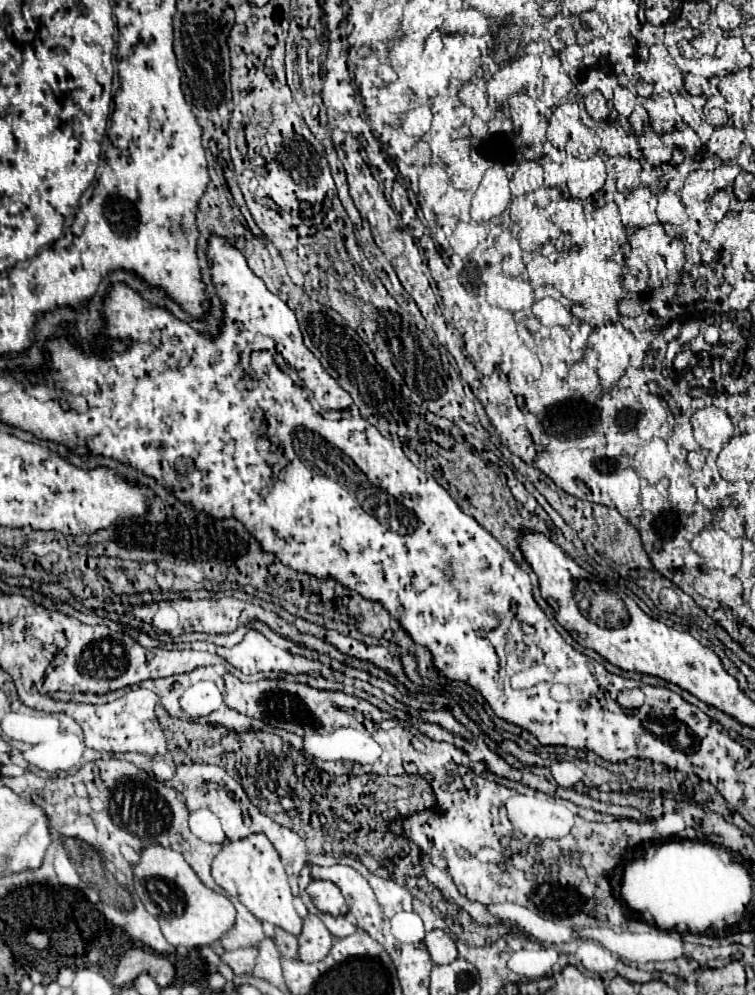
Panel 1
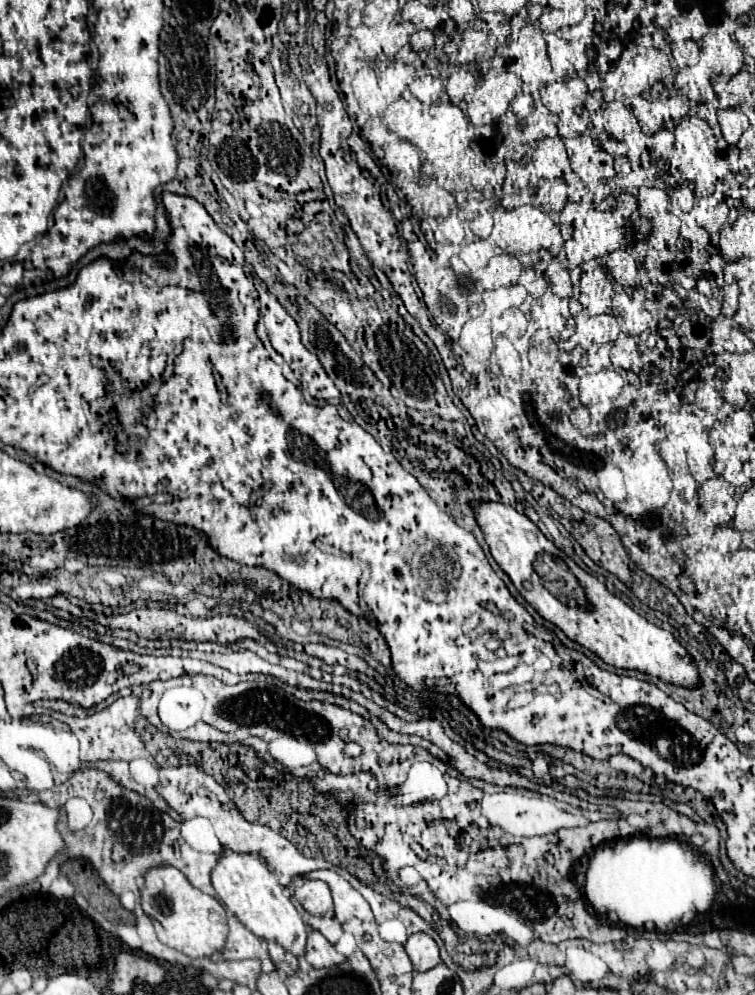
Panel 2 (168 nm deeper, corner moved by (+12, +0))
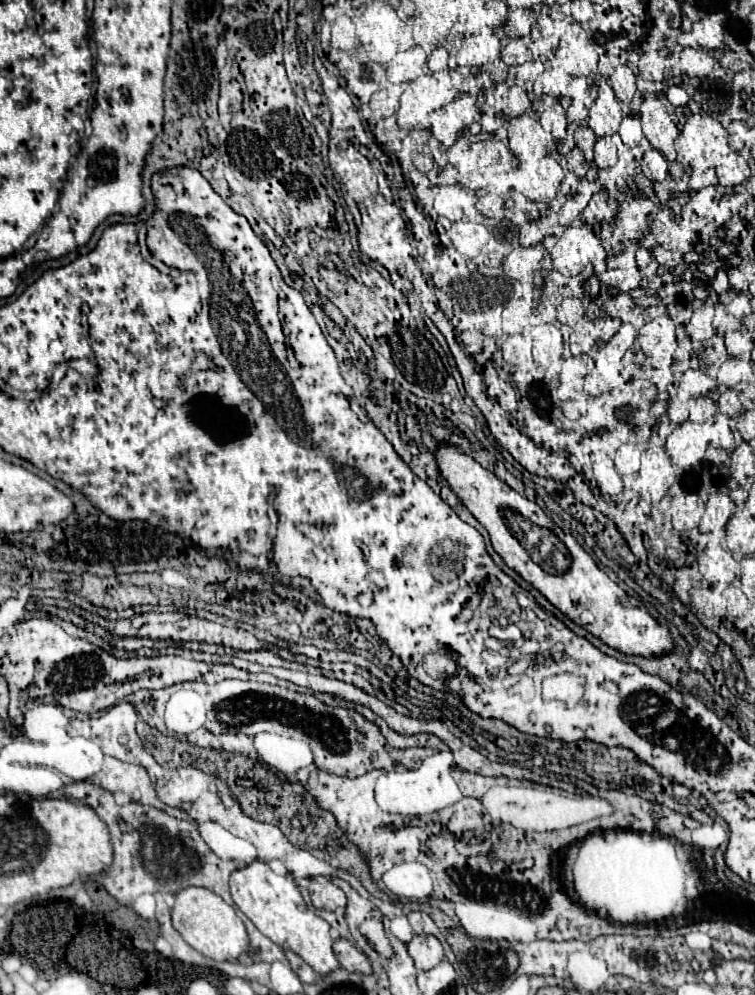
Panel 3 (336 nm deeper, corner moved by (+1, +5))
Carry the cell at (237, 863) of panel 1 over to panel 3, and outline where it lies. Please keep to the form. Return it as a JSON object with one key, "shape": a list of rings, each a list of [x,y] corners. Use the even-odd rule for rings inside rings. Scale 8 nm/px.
{"shape":[[[253,861],[237,871],[233,871],[229,879],[231,897],[235,905],[253,921],[253,925],[277,943],[283,949],[295,951],[301,959],[305,959],[321,977],[335,971],[339,967],[333,949],[331,949],[331,933],[329,923],[317,917],[313,911],[307,909],[301,891],[293,883],[291,875],[277,875],[271,867],[263,861]]]}

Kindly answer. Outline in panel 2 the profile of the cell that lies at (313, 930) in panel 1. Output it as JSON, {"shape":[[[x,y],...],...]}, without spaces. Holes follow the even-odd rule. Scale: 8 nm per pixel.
{"shape":[[[310,932],[308,936],[308,944],[306,944],[306,960],[314,966],[314,968],[330,968],[330,966],[338,966],[346,960],[344,954],[336,952],[336,948],[320,934],[320,932]]]}

